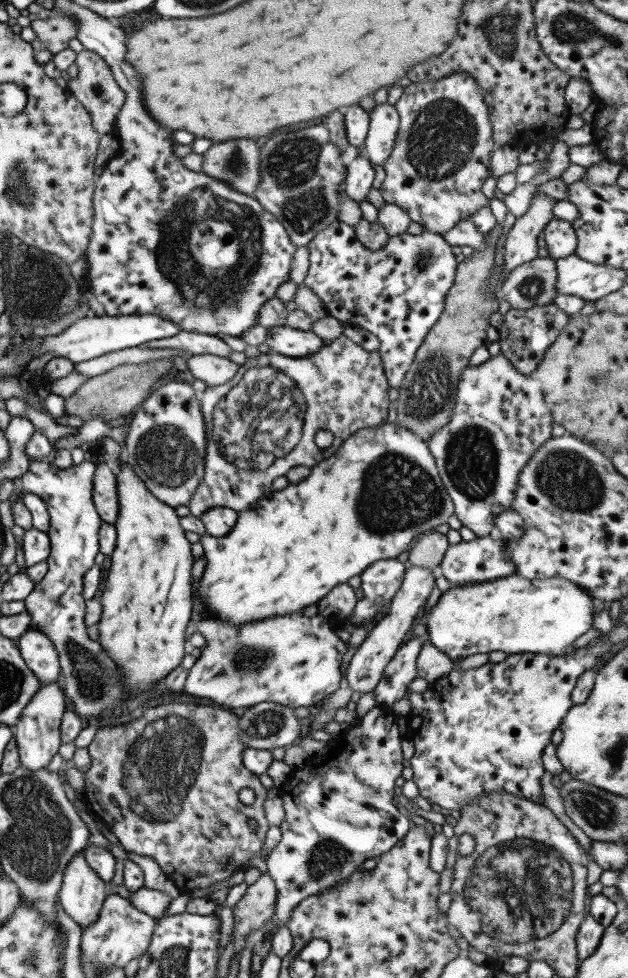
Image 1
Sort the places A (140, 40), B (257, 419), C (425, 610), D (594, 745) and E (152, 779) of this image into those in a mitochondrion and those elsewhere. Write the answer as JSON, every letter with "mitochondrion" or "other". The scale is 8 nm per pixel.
{"A":"other","B":"mitochondrion","C":"other","D":"other","E":"mitochondrion"}

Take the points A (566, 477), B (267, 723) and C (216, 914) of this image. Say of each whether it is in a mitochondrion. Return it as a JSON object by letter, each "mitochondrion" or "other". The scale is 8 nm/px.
{"A":"mitochondrion","B":"mitochondrion","C":"other"}

